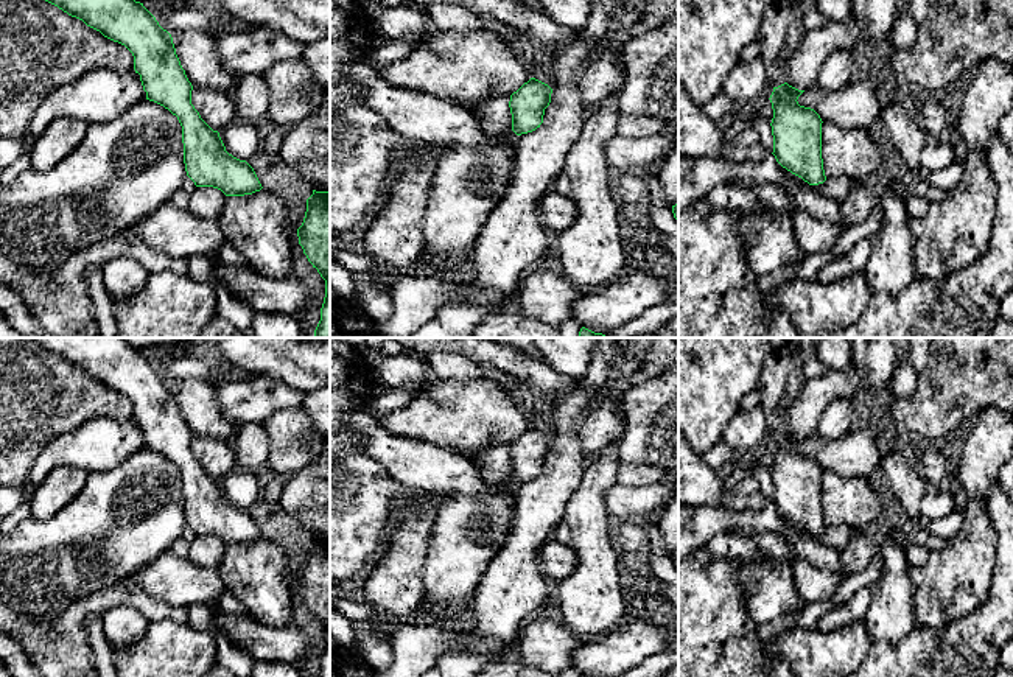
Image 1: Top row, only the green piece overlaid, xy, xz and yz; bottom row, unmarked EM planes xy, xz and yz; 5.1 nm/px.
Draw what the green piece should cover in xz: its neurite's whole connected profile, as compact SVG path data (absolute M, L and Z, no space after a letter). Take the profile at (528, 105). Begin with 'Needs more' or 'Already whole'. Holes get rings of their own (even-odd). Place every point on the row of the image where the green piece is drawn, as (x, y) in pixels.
Already whole. M531 78L510 95L509 107L512 114L512 131L517 135L528 134L540 128L545 109L551 103L552 89Z

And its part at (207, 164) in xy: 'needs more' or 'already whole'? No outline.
already whole

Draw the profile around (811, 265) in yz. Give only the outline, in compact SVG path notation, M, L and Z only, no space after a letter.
M879 201L864 223L840 229L840 235L829 252L806 255L804 260L800 263L797 277L801 280L817 279L818 271L825 265L843 255L854 243L867 237L875 237L881 229L881 218L882 210Z

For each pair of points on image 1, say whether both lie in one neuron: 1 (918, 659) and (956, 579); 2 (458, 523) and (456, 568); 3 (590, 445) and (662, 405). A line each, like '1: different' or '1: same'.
1: different
2: same
3: different

